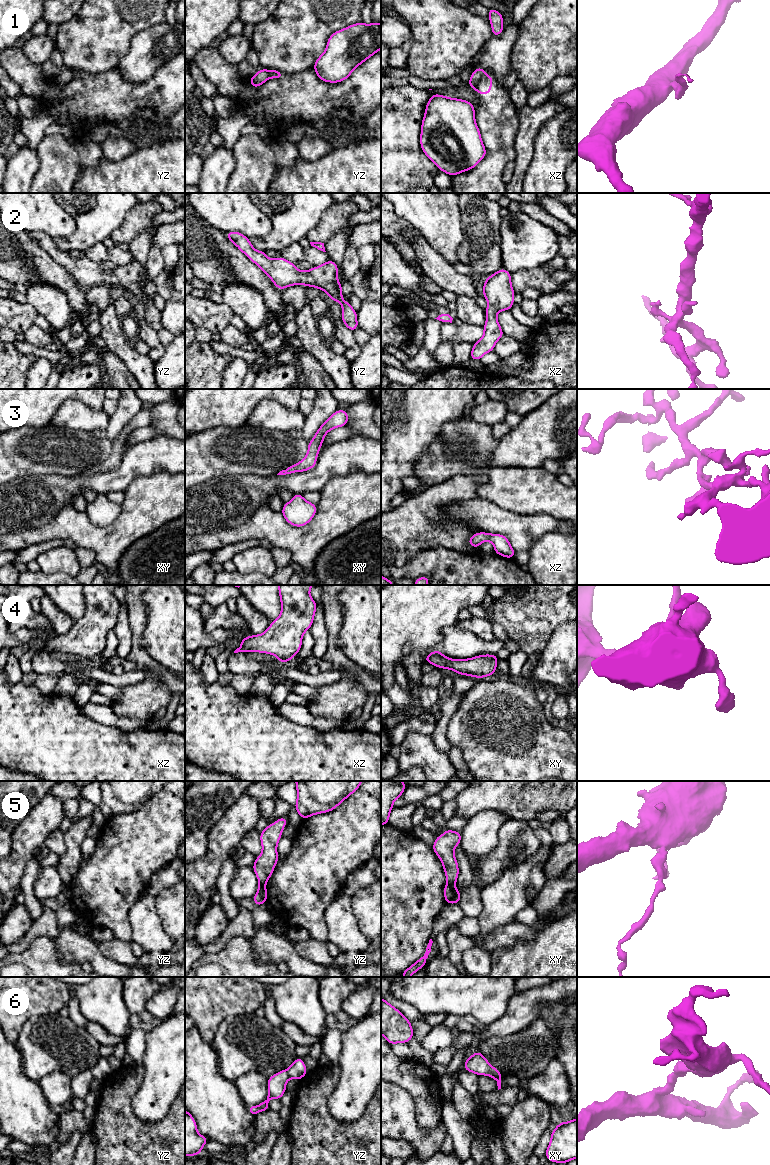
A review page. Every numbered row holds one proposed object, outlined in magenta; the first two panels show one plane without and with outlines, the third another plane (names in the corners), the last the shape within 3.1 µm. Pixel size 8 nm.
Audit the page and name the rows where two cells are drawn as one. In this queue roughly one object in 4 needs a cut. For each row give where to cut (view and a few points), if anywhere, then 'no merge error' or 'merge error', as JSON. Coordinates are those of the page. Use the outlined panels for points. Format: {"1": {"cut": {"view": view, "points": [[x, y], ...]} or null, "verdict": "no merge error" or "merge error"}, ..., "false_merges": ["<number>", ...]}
{"1": {"cut": {"view": "xz", "points": [[485, 74], [474, 87]]}, "verdict": "merge error"}, "2": {"cut": null, "verdict": "no merge error"}, "3": {"cut": null, "verdict": "no merge error"}, "4": {"cut": null, "verdict": "no merge error"}, "5": {"cut": {"view": "xy", "points": [[448, 883], [454, 886]]}, "verdict": "merge error"}, "6": {"cut": null, "verdict": "no merge error"}, "false_merges": ["1", "5"]}

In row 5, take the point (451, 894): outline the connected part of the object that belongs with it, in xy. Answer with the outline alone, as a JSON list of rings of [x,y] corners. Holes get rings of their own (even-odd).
[[[447,884],[443,888],[443,894],[446,904],[459,904],[461,900],[460,891],[455,888],[455,886]]]

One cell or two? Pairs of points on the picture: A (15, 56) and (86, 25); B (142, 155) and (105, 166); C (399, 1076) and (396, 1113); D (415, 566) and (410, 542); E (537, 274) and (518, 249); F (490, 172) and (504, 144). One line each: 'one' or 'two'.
A: two
B: one
C: two
D: two
E: two
F: one

